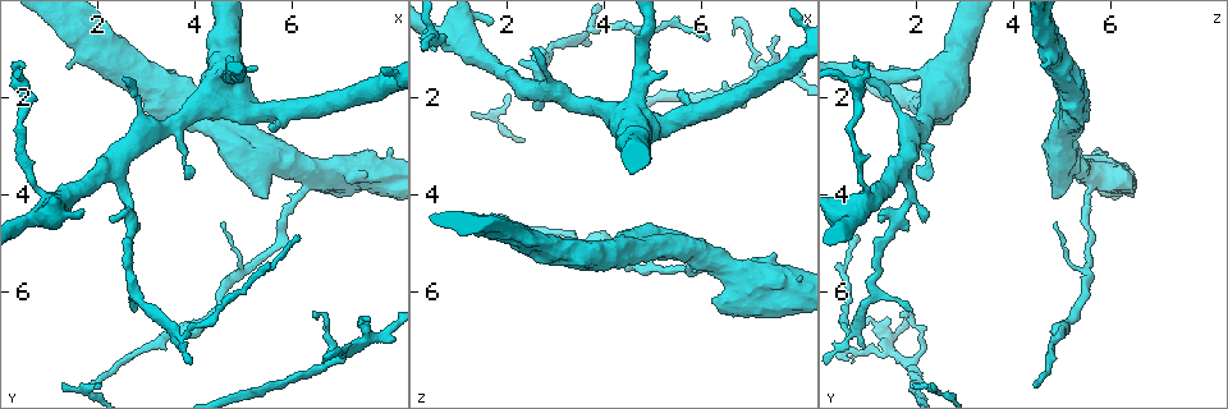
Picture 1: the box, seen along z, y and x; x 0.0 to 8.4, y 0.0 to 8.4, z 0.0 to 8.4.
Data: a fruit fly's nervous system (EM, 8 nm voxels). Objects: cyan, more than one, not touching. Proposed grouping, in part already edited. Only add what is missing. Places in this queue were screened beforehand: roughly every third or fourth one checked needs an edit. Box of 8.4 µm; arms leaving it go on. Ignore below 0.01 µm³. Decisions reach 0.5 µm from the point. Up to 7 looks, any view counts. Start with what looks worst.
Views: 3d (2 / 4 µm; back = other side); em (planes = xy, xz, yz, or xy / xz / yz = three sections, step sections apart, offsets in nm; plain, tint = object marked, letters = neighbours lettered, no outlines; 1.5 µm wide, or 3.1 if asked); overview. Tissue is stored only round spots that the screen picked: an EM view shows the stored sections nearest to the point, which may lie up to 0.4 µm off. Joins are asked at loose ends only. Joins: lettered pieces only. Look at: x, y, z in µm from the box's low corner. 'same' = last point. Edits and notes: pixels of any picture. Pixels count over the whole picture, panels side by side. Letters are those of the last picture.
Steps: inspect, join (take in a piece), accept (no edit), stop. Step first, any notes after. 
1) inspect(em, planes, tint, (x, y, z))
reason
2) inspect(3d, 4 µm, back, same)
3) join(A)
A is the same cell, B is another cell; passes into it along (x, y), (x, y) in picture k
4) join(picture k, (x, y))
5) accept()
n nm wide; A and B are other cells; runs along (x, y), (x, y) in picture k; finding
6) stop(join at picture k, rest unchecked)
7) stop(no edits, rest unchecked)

inspect(em, planes, plain, (1.45, 1.35, 4.55))
stops while still wide

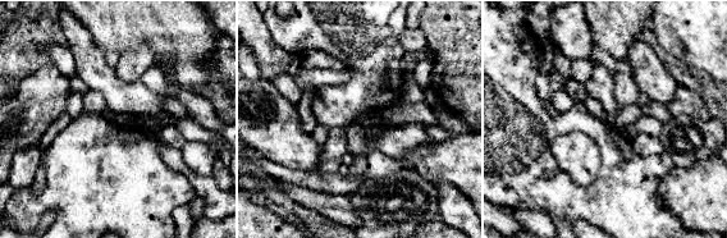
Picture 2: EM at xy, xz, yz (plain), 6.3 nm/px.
inspect(em, planes, letters, same)

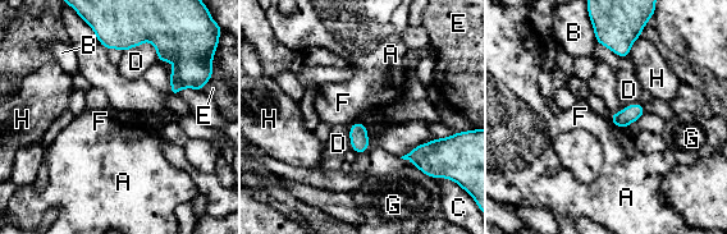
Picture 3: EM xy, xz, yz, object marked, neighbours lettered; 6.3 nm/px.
accept()
A, B, C, D, E, F, G and H are other cells; border along (357, 120), (350, 127) in picture 3; no lettered piece goes on from it

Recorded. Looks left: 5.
inspect(em, yz, step 4, letters, (7.65, 6.60, 0.80))
branch stops here

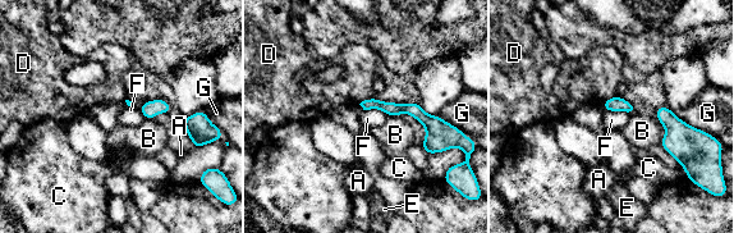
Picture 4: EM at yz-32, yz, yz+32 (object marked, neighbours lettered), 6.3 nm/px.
inspect(em, planes, letters, same)
cut it another way

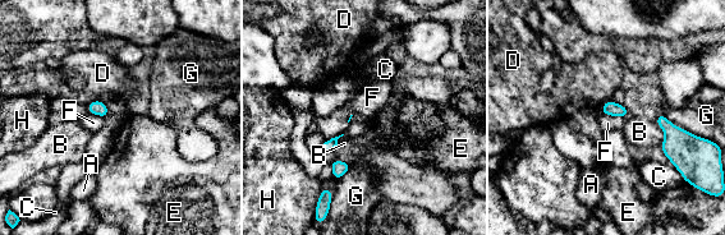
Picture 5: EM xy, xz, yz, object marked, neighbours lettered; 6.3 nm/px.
accept()
A, B, C, D, E, F, G and H are other cells; border along (600, 111), (622, 118) in picture 5; no lettered piece goes on from it

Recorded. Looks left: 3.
inspect(3d, 2 µm, (6.10, 4.90, 0.85))

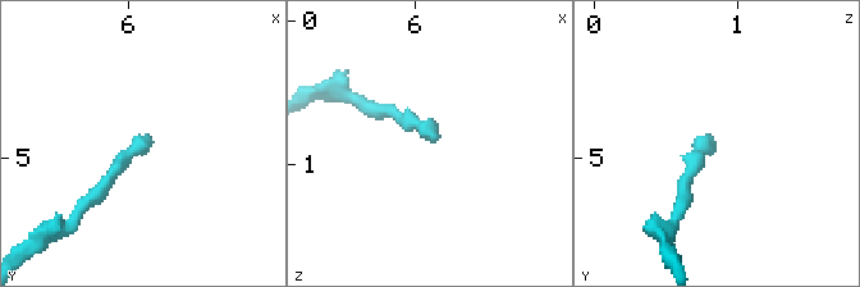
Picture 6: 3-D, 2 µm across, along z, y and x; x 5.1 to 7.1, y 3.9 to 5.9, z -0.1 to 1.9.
inspect(em, planes, plain, (6.14, 4.88, 0.84))

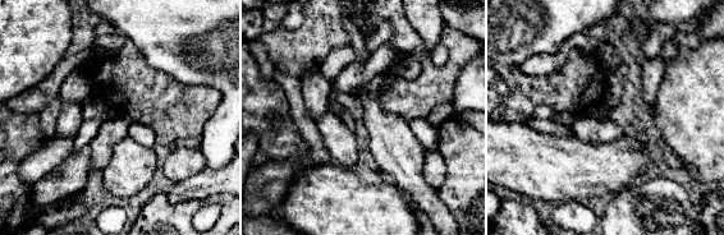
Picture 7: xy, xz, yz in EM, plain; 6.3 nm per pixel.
inspect(em, planes, letters, same)
see the neighbours

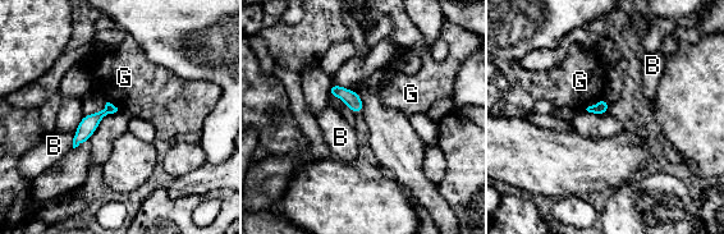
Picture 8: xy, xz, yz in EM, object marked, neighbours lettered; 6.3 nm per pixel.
accept()
B and G are other cells; no lettered piece goes on from it

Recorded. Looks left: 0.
stop(no edits, rest unchecked)

